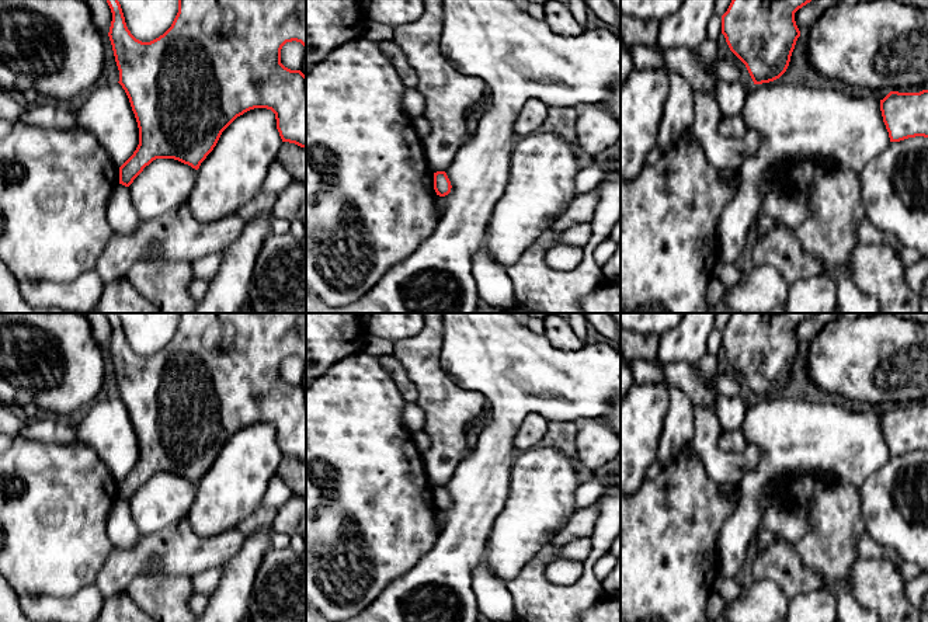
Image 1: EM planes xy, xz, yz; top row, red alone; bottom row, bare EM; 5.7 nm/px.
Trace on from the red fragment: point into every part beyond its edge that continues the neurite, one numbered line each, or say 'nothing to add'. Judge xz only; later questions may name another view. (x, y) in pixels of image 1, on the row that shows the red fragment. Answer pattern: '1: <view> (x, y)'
nothing to add

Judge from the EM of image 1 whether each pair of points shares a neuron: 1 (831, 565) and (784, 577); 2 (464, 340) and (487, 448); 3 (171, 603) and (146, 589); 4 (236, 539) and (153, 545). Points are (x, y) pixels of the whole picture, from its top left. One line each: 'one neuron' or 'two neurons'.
1: two neurons
2: one neuron
3: one neuron
4: one neuron

